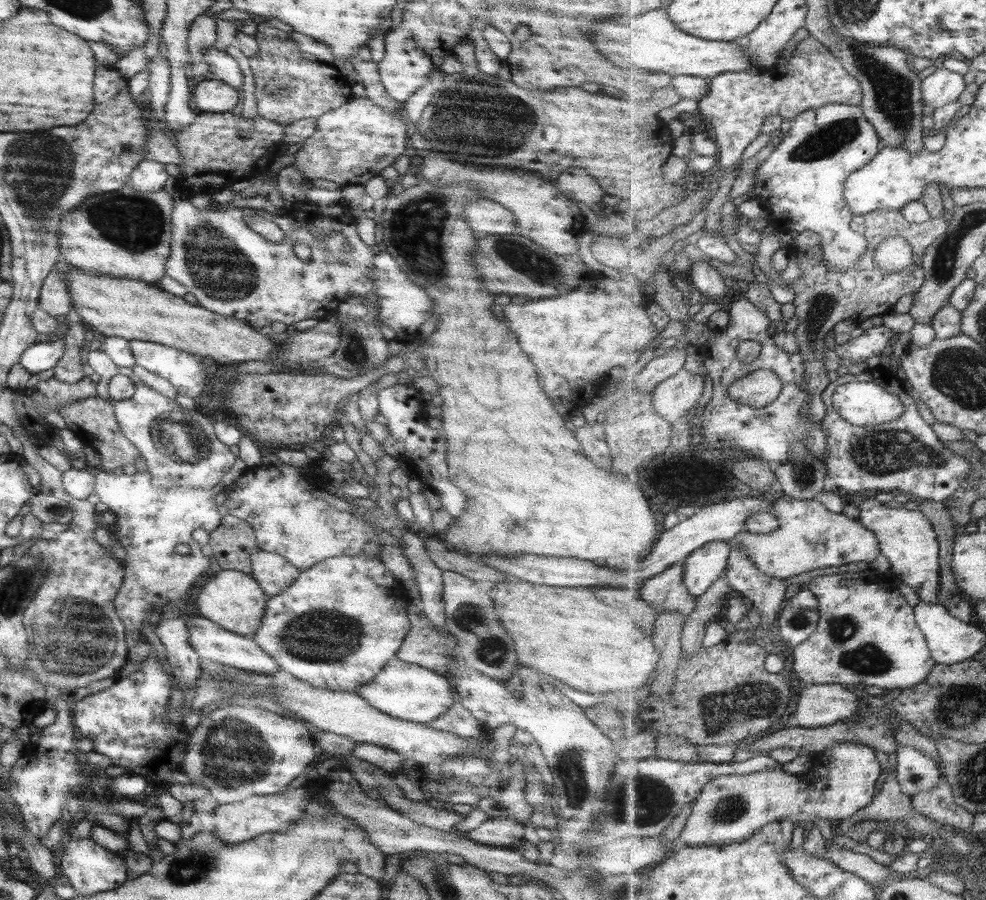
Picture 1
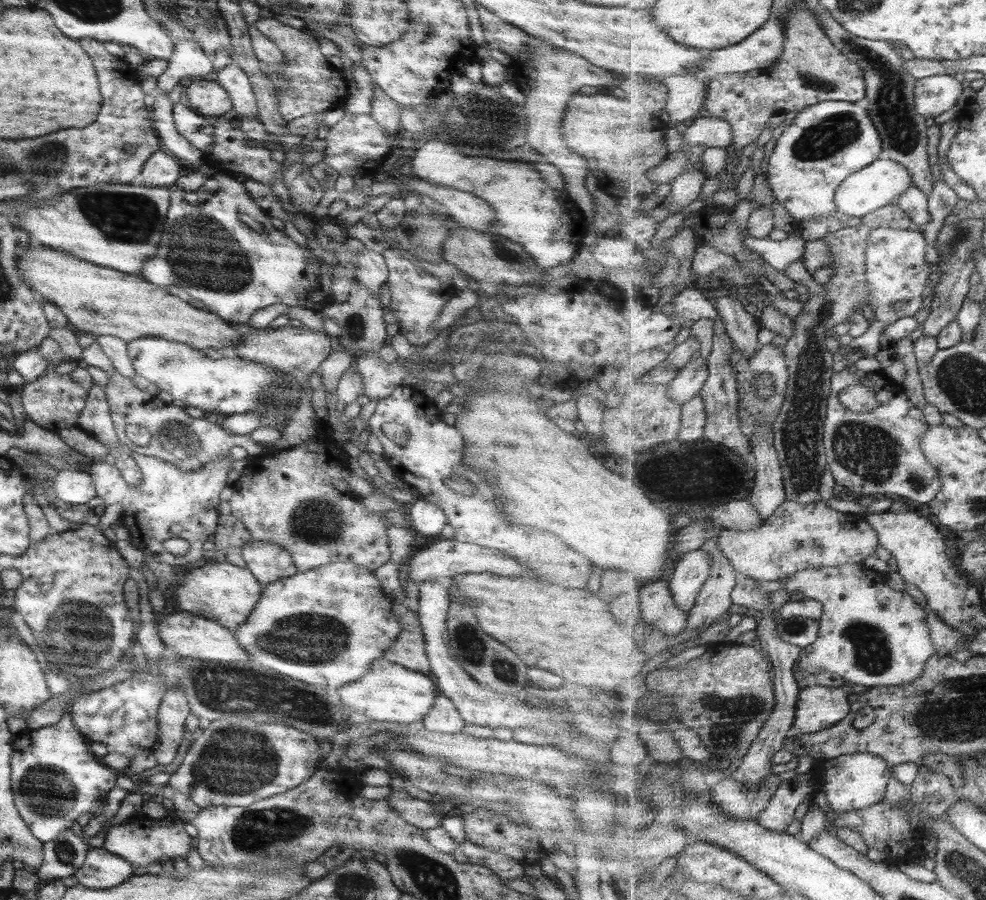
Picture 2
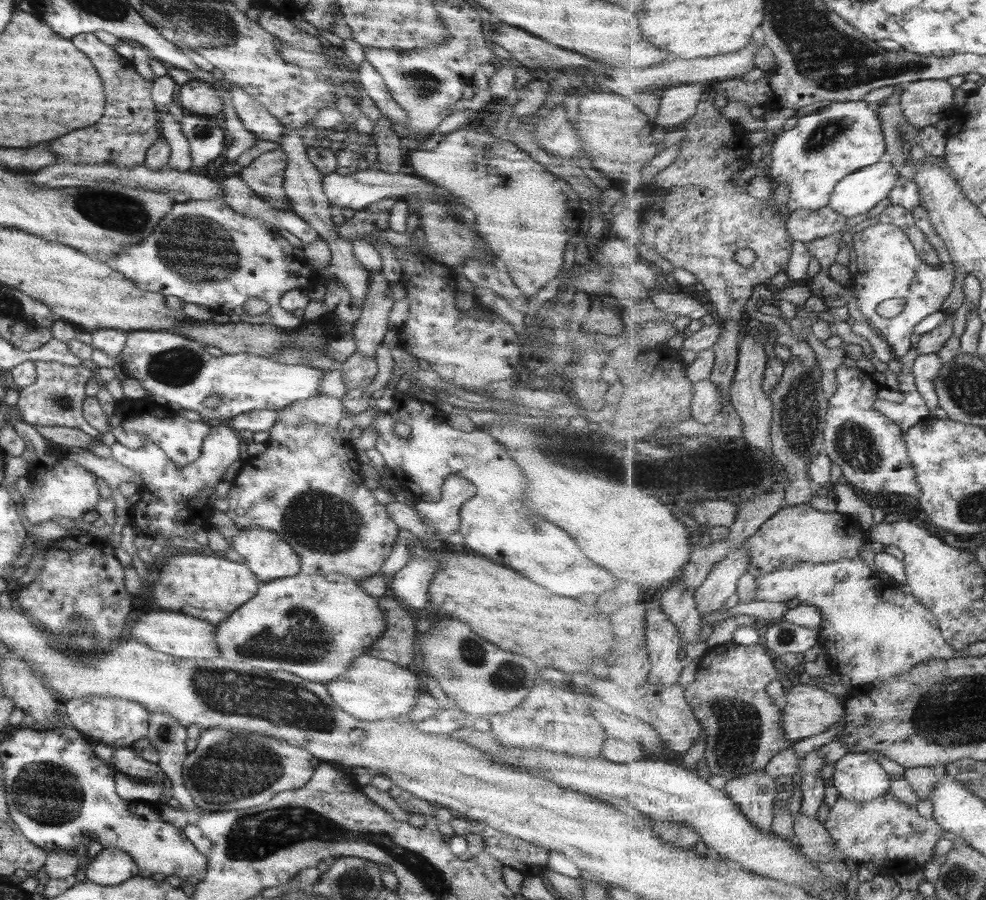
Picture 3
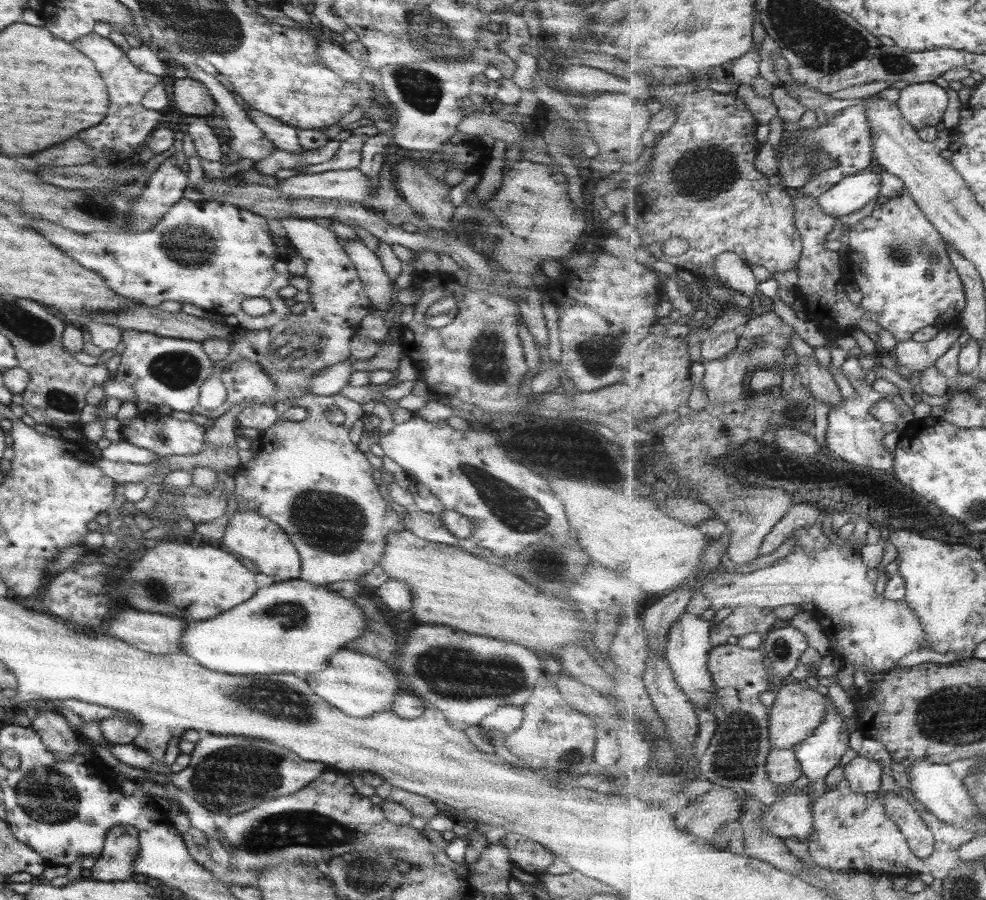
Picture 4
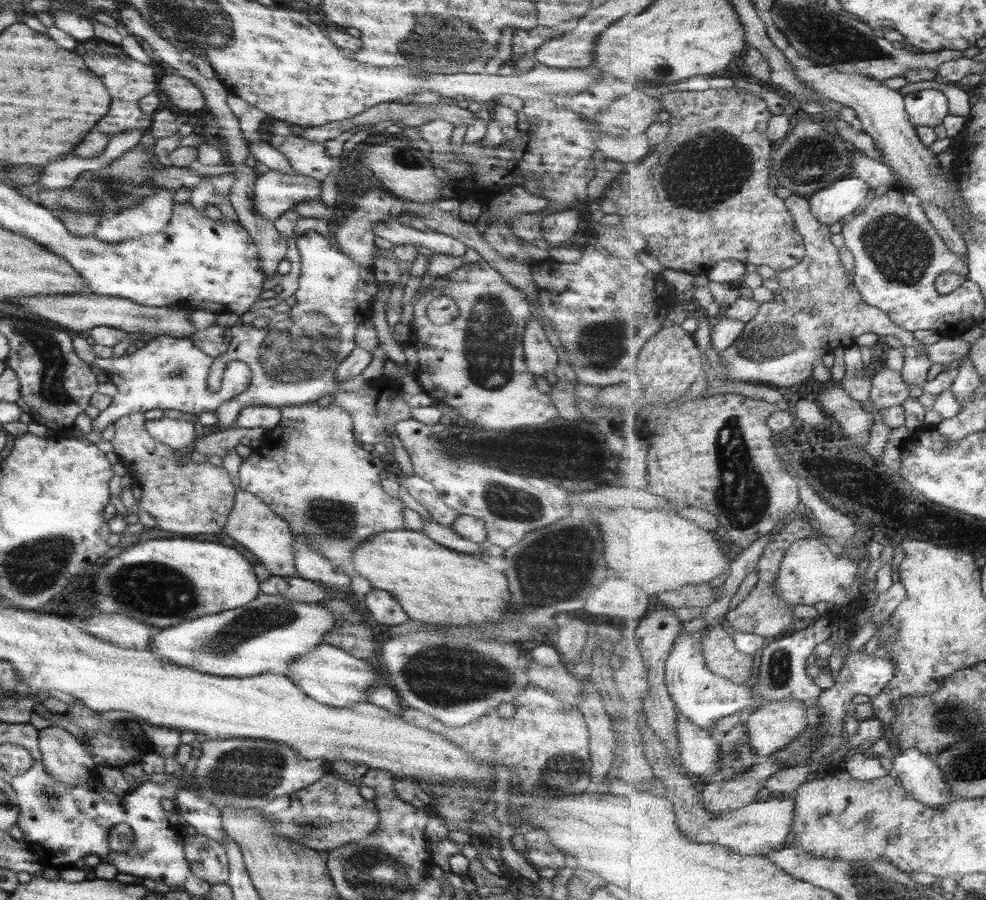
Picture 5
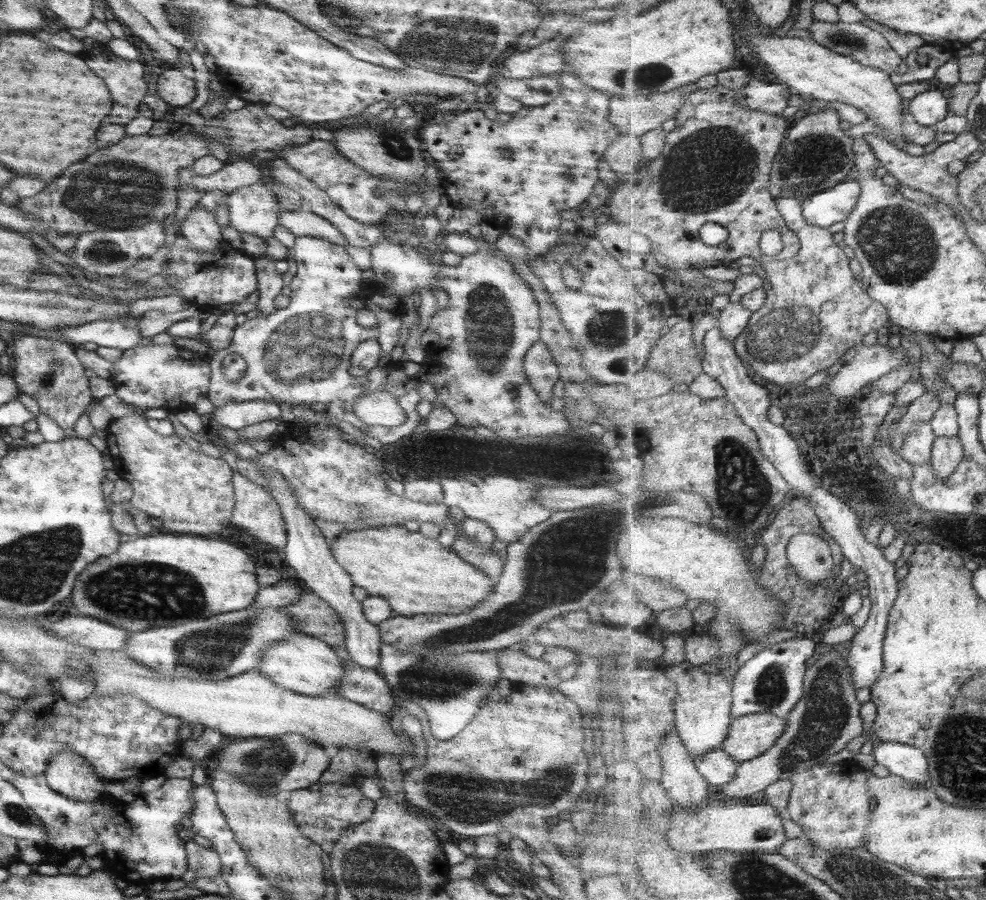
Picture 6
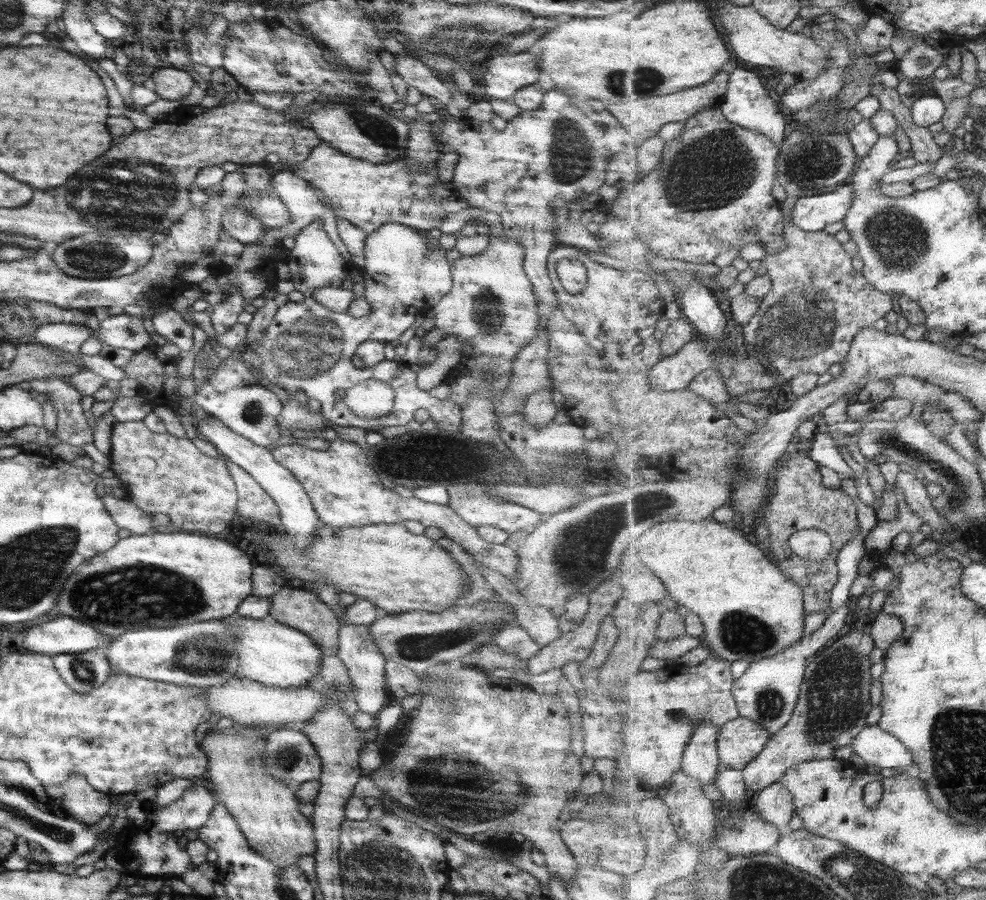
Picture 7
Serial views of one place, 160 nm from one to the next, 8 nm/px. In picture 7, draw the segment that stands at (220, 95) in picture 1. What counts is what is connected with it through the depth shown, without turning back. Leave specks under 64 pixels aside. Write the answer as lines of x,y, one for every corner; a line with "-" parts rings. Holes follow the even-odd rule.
157,68
150,76
153,92
163,100
173,102
190,98
195,92
195,82
189,73
174,68

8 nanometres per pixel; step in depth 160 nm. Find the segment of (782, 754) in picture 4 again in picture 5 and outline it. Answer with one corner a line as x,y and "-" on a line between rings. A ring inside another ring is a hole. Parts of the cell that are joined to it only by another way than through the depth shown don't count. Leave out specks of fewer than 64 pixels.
807,764
778,770
773,776
770,776
766,784
770,796
781,798
781,800
794,798
798,794
799,787
807,782
807,776
809,776
811,768

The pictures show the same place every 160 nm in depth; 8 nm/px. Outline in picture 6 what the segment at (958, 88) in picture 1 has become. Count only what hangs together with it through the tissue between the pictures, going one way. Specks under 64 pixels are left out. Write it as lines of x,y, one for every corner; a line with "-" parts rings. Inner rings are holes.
926,90
916,95
909,103
909,112
923,126
935,126
950,112
950,98
941,90

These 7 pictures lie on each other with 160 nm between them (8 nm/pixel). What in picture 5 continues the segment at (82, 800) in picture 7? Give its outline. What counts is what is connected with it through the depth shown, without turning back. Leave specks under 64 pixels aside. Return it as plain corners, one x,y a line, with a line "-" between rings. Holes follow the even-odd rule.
55,724
38,731
38,753
45,772
70,785
95,780
94,761
79,740

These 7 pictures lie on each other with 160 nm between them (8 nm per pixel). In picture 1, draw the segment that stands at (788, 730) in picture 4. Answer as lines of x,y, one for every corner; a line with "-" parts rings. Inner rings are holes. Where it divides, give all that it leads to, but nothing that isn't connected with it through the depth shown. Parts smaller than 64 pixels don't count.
815,684
804,686
799,690
798,706
793,713
803,728
827,727
842,721
849,721
858,712
861,700
841,684

